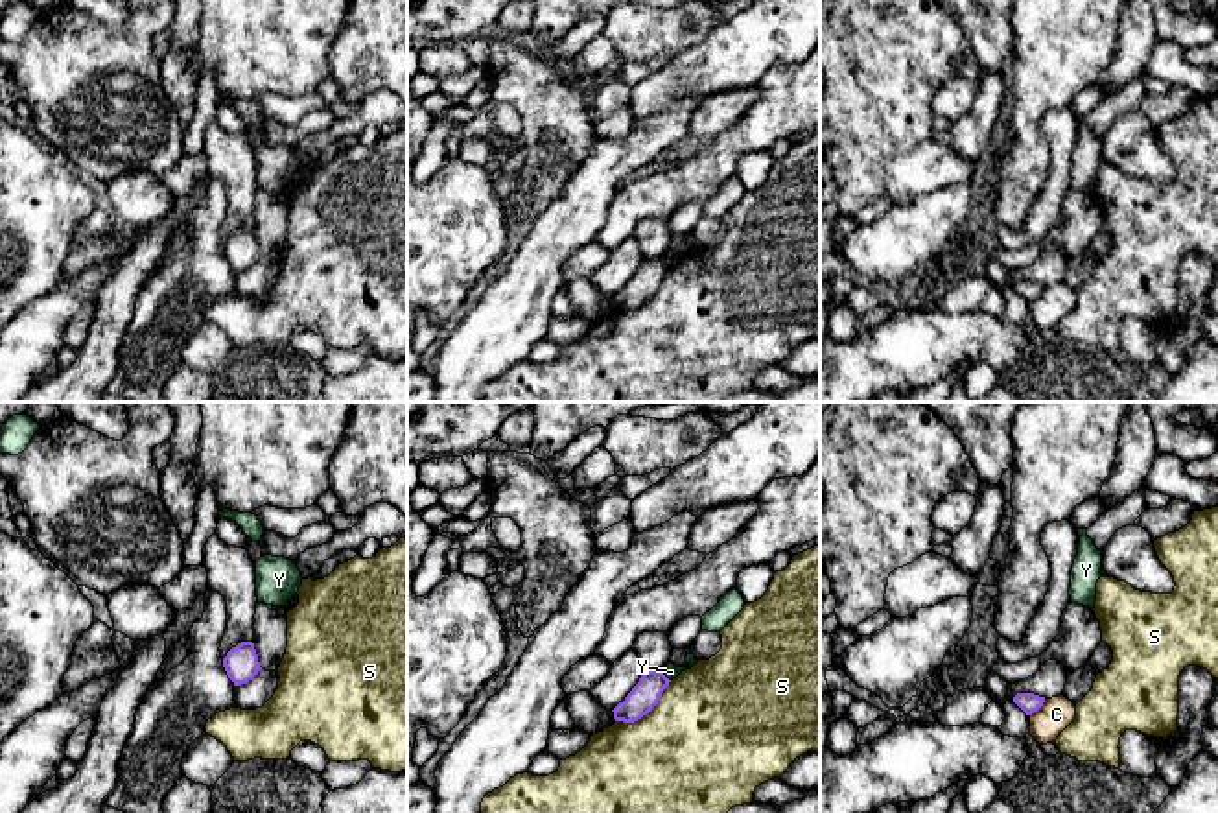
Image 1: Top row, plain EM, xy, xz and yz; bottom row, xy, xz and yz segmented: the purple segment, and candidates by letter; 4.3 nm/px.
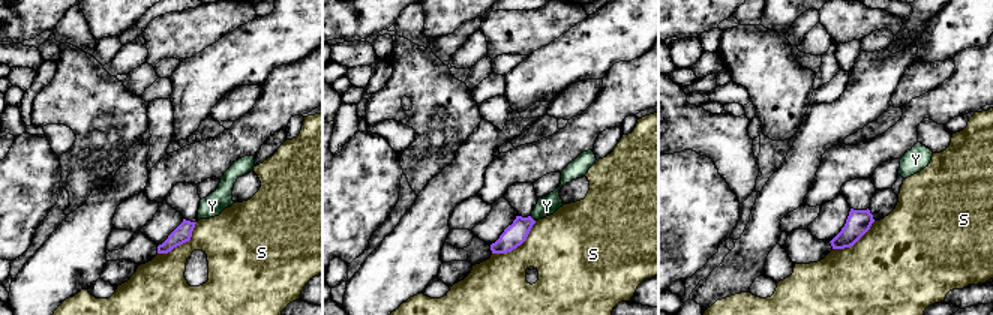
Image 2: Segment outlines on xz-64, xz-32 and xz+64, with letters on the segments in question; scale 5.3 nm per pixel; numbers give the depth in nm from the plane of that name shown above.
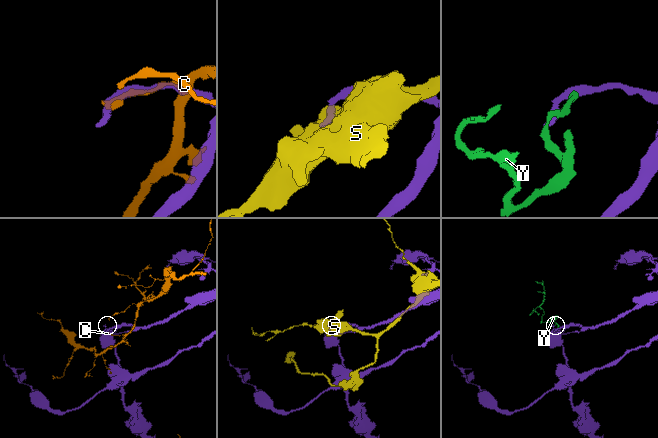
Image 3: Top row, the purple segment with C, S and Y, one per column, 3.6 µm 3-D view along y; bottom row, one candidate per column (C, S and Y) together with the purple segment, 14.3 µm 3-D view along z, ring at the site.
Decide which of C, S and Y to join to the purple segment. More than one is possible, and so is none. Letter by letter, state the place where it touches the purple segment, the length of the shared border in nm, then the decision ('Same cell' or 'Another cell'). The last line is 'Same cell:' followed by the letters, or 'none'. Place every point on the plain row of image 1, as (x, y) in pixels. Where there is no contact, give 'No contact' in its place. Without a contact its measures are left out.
C: Touches purple at yz (1038, 295). Shared border 100 nm. Another cell
S: Touches purple at xz (647, 299). Shared border 300 nm. Another cell
Y: Touches purple at xz (666, 264). Shared border 60 nm. Another cell
Same cell: none

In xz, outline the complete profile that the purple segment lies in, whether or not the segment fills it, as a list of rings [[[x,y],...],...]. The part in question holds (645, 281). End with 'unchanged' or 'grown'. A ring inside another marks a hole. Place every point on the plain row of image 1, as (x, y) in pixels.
[[[647,258],[632,278],[612,299],[615,308],[634,310],[647,302],[660,288],[663,277],[669,273],[663,258]]]; unchanged

